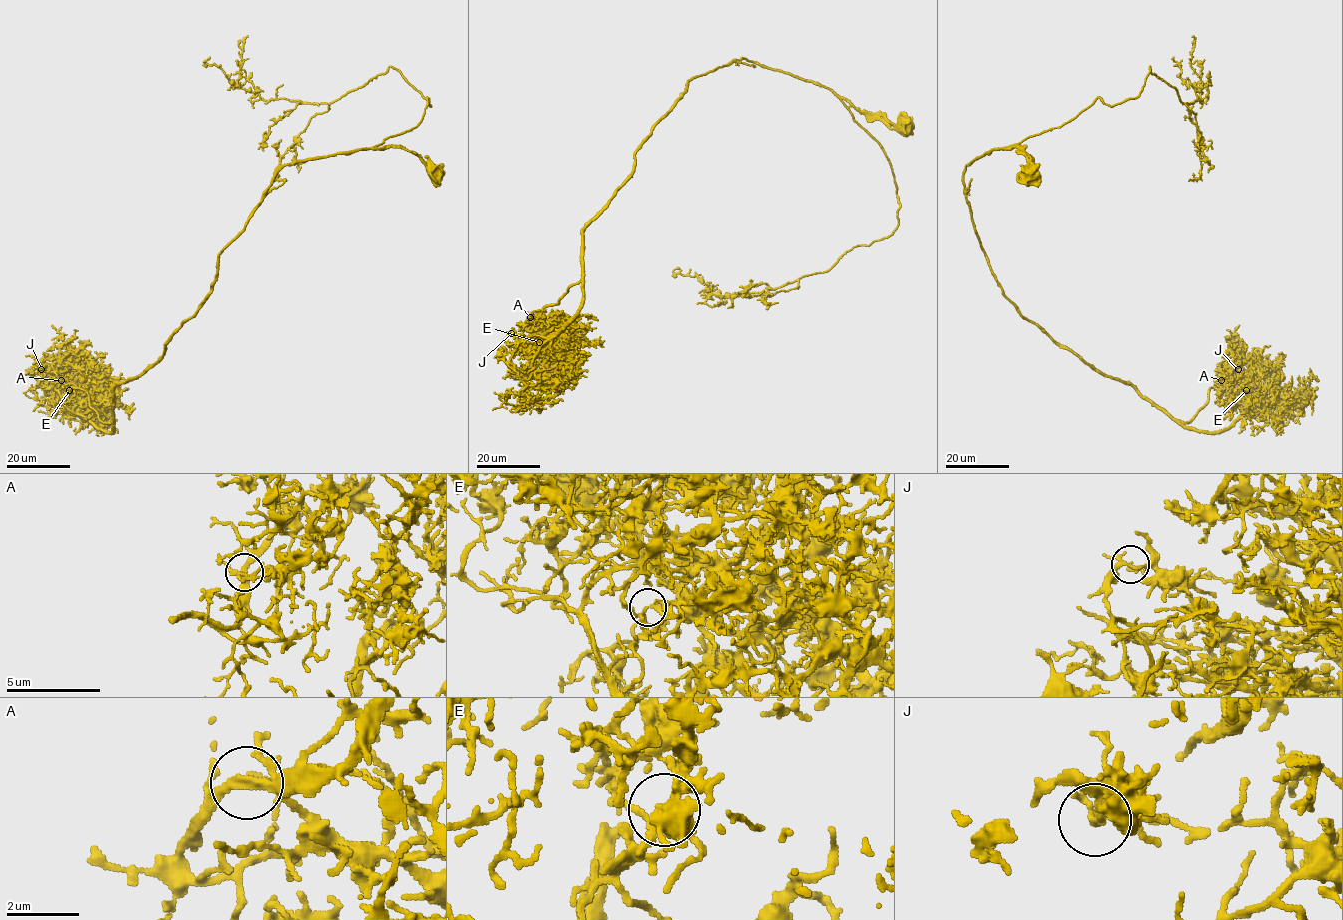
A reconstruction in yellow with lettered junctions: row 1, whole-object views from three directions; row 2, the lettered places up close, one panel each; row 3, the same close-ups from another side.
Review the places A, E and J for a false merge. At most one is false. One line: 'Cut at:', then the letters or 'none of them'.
Cut at: none of them

